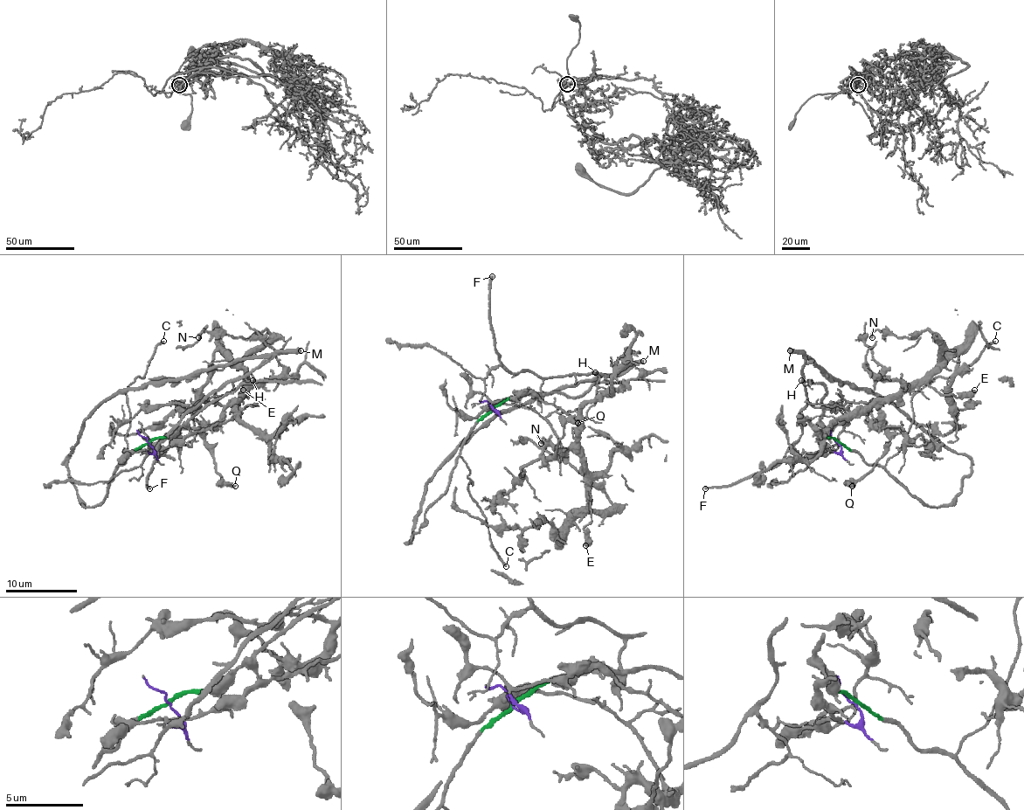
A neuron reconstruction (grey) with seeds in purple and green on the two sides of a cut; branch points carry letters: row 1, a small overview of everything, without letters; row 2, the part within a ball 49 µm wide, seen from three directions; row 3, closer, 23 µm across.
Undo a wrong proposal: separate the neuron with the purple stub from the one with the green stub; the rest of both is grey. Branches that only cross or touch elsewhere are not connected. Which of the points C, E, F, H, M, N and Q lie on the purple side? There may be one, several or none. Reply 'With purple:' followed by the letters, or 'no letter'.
With purple: E, N, Q

